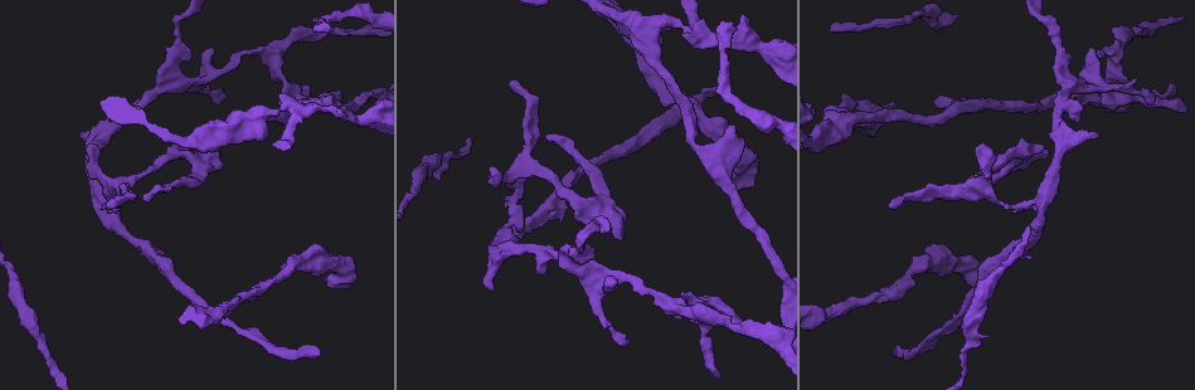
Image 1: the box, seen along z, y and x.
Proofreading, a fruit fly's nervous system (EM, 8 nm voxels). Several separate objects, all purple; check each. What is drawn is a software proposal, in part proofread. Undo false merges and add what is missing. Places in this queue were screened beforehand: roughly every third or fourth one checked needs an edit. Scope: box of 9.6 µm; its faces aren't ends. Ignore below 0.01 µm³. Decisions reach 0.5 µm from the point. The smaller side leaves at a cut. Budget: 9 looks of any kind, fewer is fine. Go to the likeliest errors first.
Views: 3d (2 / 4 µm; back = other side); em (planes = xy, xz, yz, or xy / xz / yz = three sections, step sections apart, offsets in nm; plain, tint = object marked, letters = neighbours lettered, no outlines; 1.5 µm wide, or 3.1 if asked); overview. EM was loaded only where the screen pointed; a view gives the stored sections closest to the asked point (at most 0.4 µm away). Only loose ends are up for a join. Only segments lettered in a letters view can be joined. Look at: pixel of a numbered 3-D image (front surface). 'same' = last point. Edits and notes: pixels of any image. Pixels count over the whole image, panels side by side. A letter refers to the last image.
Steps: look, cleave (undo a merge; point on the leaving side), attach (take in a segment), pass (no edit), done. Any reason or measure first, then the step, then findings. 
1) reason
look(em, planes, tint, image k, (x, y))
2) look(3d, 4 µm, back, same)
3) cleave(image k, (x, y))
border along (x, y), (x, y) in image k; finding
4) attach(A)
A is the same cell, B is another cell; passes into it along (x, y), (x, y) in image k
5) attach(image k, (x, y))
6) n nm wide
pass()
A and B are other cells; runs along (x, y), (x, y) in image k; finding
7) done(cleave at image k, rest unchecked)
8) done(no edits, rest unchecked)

end of a long branch
look(em, planes, tint, image 1, (733, 28))

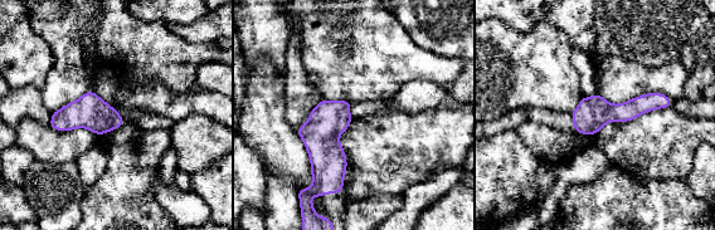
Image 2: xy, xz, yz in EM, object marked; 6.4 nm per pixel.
see the neighbours
look(em, planes, letters, same)

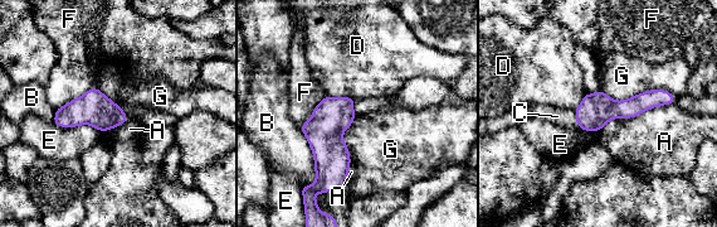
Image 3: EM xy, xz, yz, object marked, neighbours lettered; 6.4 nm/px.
attach(C)
C is the same cell, A, B, D, E, F and G are other cells; the neuron continues

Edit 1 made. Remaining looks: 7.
look(overview)

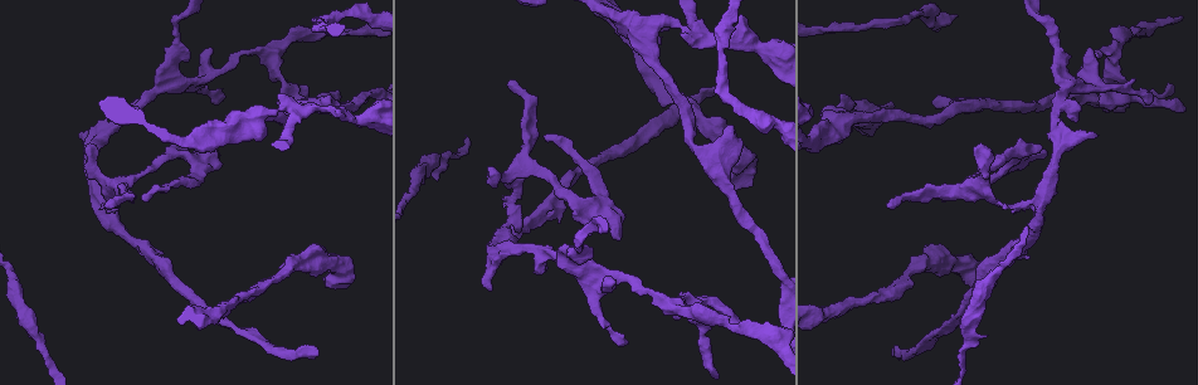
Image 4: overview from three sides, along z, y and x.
stops while still wide
look(em, planes, tint, image 4, (749, 184))

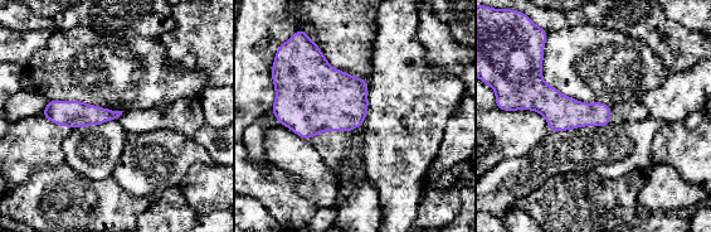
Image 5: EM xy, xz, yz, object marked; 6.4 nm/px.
look(em, planes, letters, same)

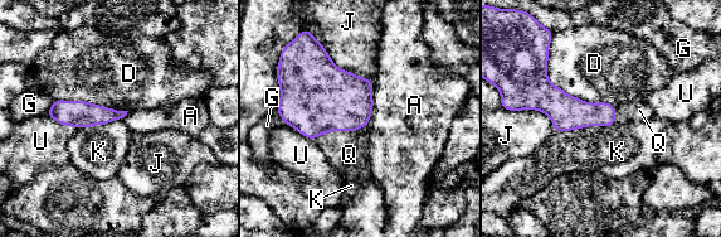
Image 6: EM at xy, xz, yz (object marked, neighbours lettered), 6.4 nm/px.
attach(Q)
Q is the same cell, A, D, G, J, K and U are other cells; the neuron continues

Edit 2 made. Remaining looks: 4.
look(overview)

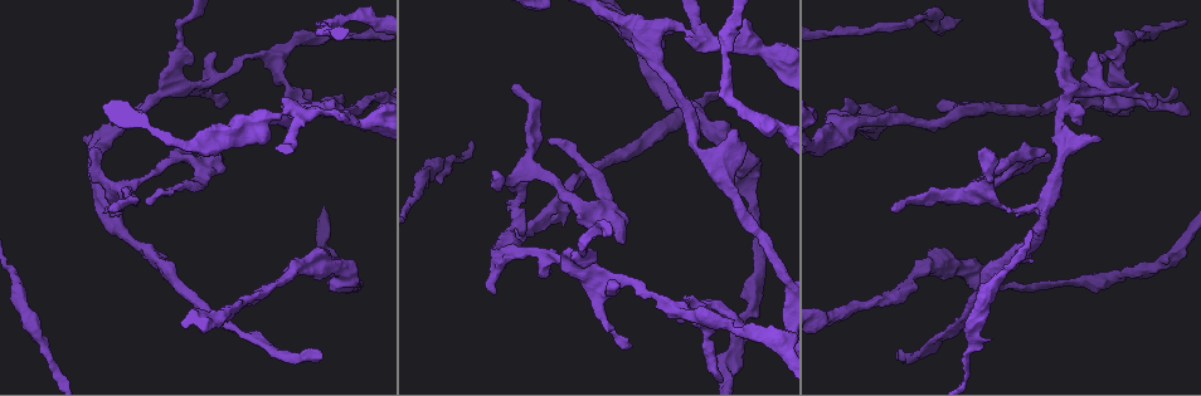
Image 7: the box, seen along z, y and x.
free end
look(em, planes, tint, image 7, (495, 294))

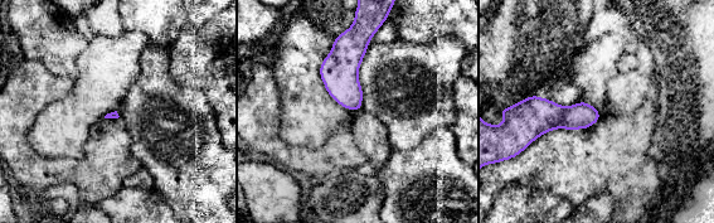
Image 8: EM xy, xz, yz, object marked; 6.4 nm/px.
look(em, planes, letters, same)

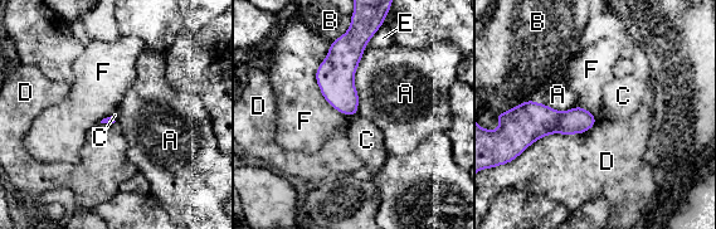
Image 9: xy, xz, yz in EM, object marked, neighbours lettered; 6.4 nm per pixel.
pass()
A, B, C, D, E and F are other cells; border along (356, 113), (352, 116) in image 9; none of them fits

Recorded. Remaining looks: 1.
done(attach at image 3, attach at image 6, rest unchecked)

